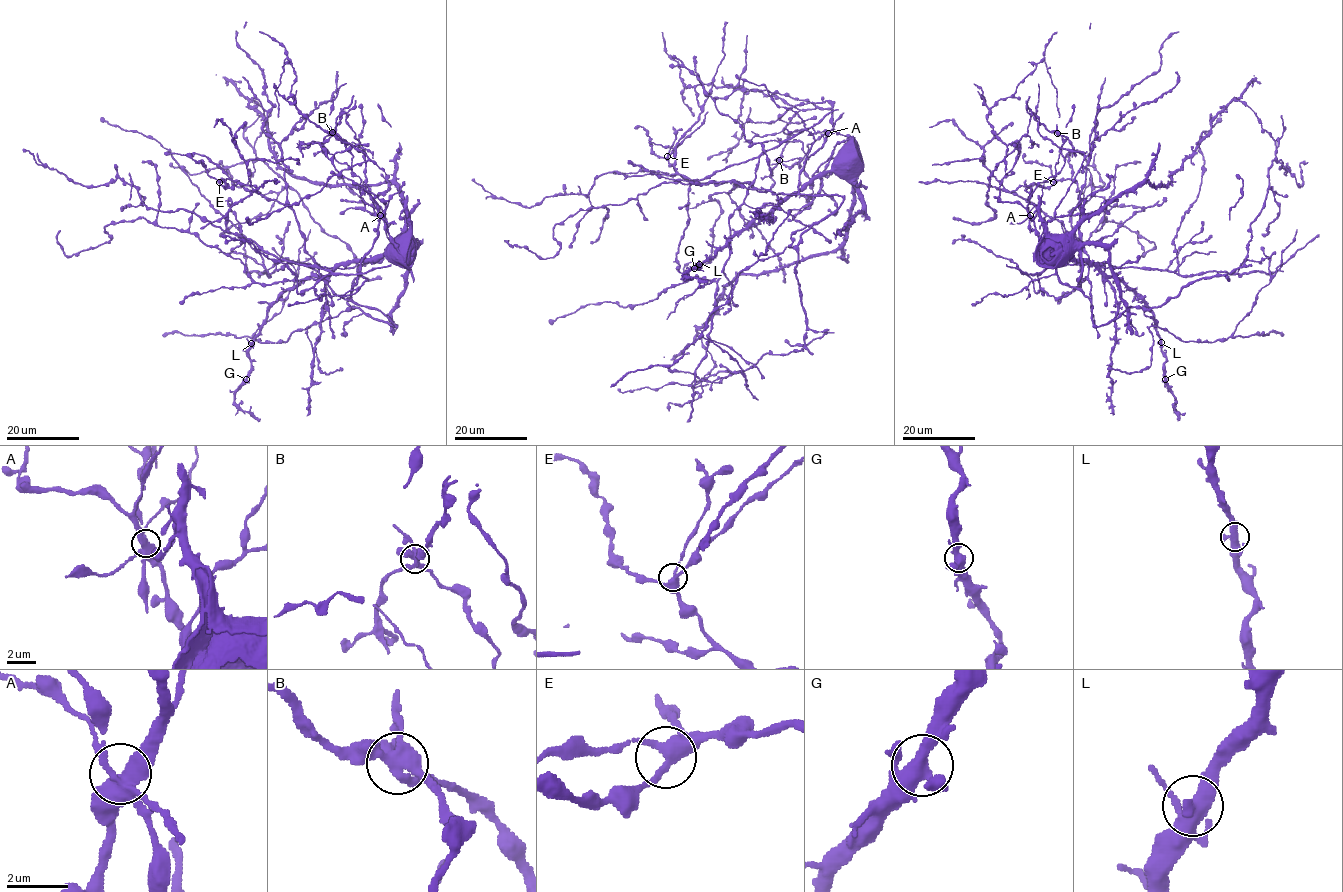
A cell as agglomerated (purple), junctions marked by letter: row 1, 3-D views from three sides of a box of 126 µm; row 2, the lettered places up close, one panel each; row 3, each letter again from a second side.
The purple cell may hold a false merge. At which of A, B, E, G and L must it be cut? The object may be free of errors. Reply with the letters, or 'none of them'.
none of them

